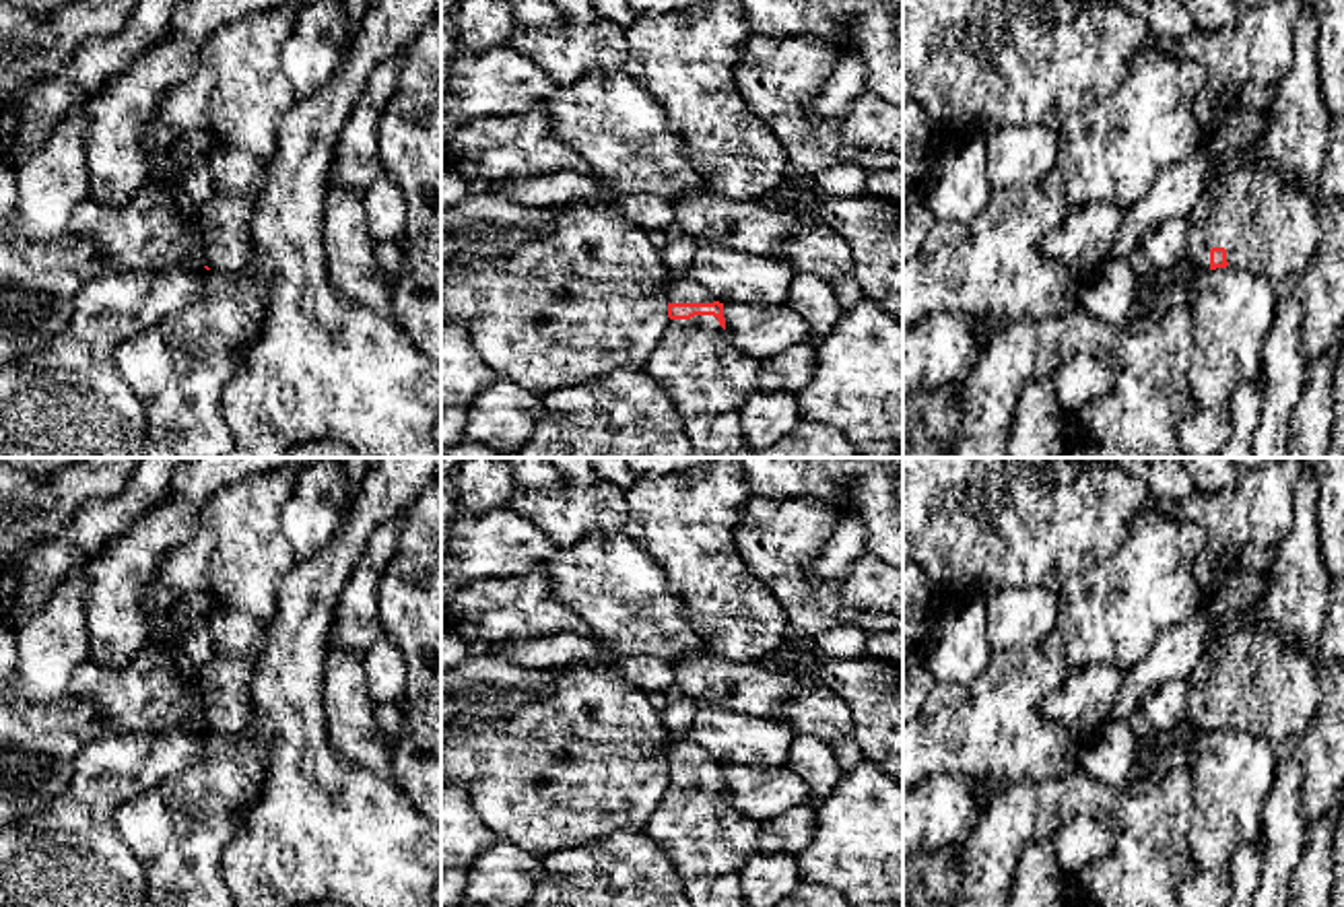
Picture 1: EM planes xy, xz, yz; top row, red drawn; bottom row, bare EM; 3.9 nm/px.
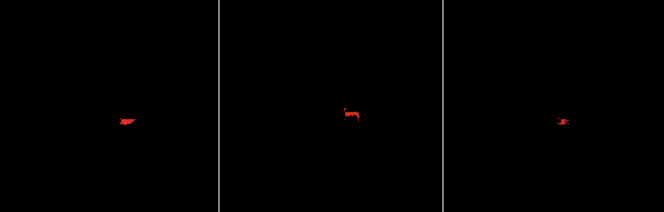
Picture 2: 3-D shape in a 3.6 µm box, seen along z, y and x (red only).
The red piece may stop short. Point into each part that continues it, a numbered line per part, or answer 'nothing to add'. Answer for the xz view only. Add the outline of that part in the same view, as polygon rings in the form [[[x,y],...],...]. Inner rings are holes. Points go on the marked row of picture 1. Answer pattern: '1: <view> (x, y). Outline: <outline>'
1: xz (695, 363). Outline: [[[695,315],[668,320],[643,369],[688,418],[740,410],[759,390],[759,365],[730,342],[717,317]]]

